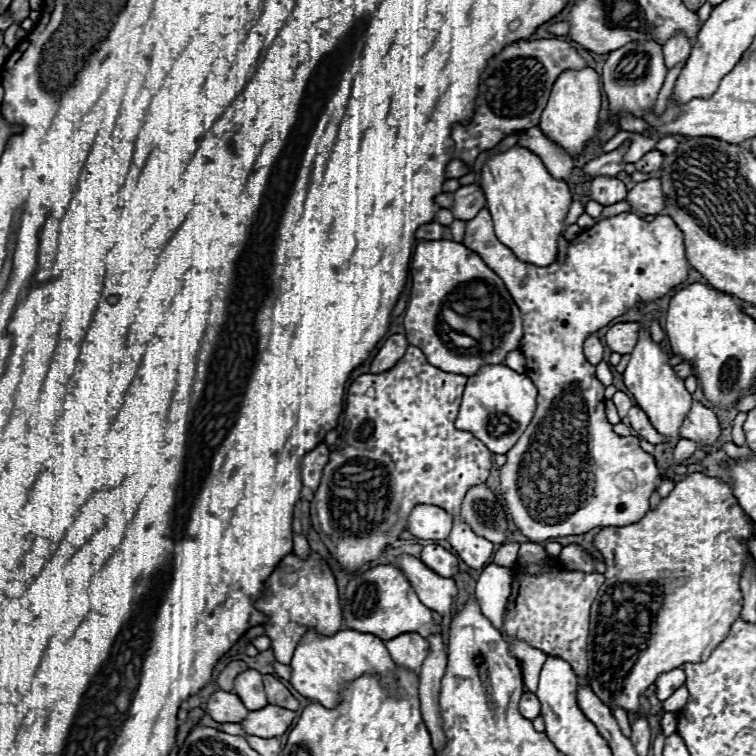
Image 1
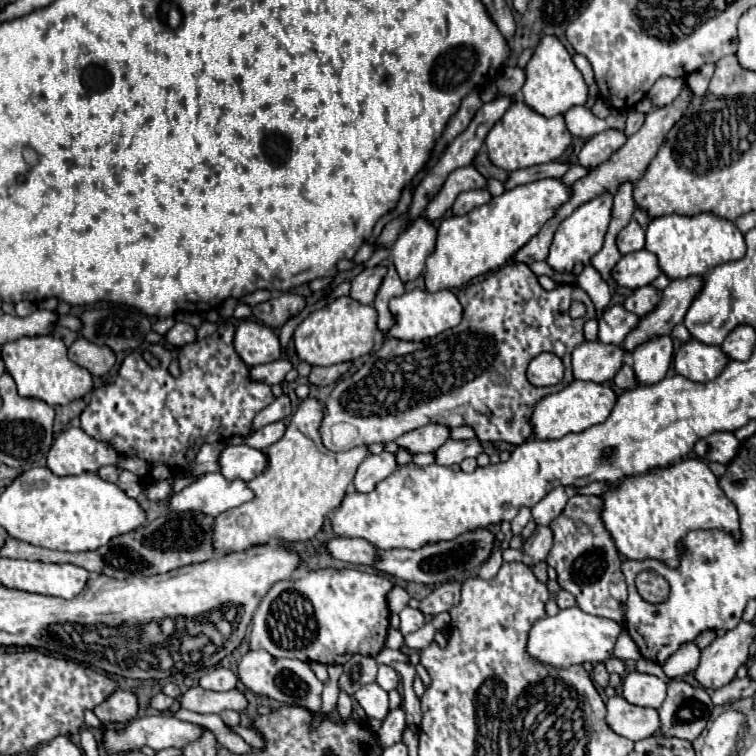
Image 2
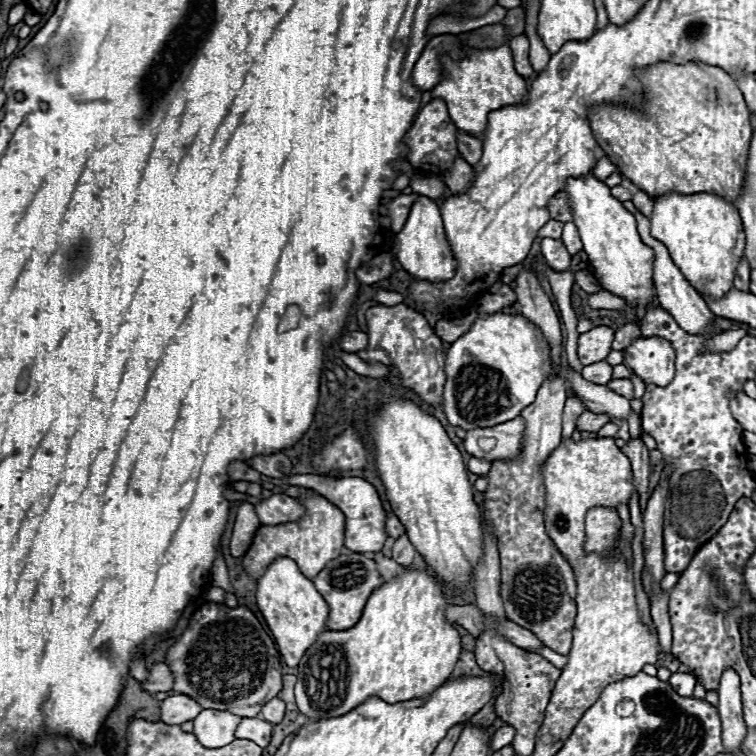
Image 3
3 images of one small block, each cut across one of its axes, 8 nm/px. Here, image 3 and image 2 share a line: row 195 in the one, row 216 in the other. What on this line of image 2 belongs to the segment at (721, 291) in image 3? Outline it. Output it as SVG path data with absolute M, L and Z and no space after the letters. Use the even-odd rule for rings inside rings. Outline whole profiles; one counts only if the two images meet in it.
M712 214L698 216L662 216L654 218L646 230L646 250L656 254L660 270L670 278L702 276L708 268L740 260L746 254L742 232L730 220L722 220Z

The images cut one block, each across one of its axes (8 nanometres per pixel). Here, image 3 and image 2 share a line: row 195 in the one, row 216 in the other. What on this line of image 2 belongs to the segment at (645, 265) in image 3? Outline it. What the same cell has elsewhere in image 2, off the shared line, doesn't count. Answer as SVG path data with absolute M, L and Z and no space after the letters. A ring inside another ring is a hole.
M604 192L604 194L588 200L586 204L578 206L568 218L564 218L554 234L550 254L546 258L550 268L554 272L572 272L572 268L576 264L590 264L590 260L600 252L600 248L604 244L604 234L606 234L608 222L612 218L610 214L612 214L612 194Z

